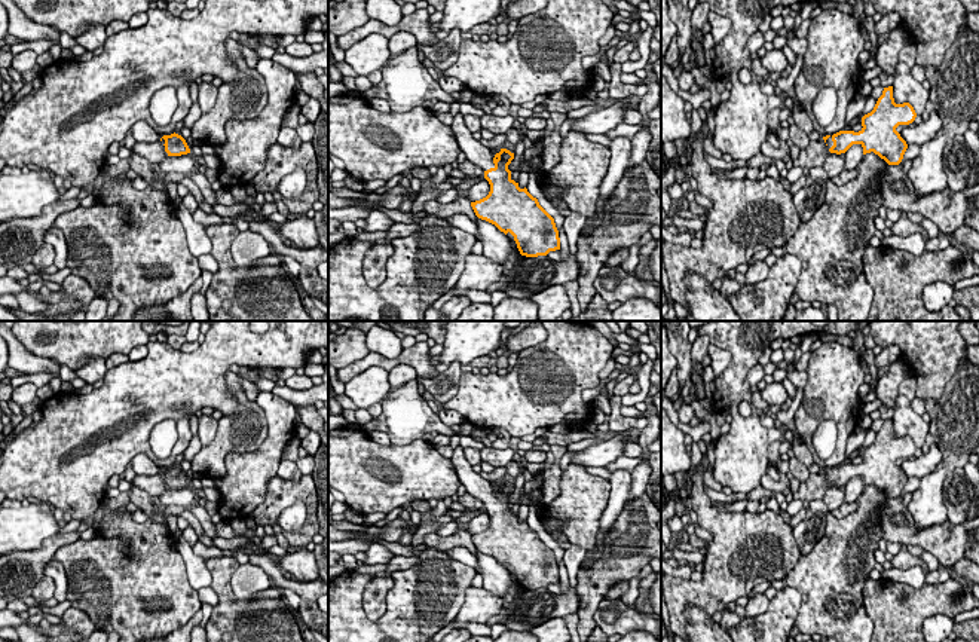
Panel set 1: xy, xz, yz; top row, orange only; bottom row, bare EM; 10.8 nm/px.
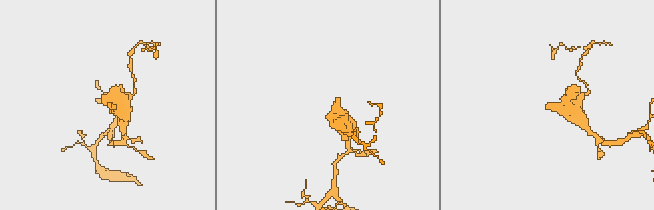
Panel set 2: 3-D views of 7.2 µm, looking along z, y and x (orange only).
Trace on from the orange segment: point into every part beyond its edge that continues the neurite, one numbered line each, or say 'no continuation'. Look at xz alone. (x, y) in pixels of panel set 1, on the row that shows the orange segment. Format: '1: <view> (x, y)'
1: xz (477, 153)

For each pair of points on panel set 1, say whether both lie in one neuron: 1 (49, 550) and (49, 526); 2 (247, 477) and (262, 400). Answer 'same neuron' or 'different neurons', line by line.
1: different neurons
2: same neuron

